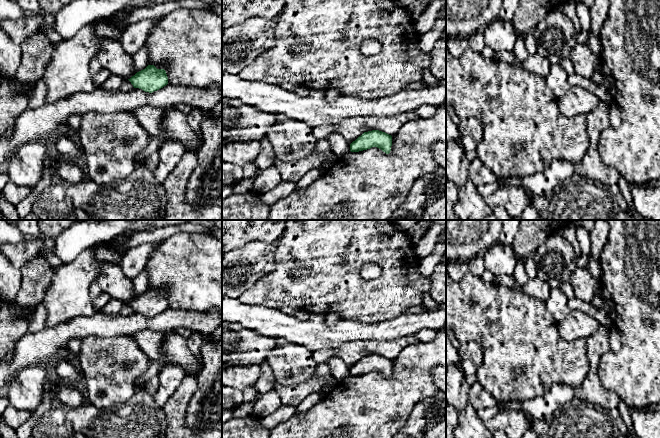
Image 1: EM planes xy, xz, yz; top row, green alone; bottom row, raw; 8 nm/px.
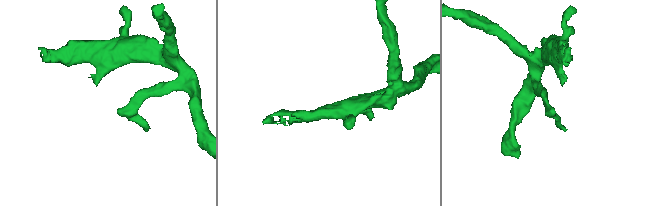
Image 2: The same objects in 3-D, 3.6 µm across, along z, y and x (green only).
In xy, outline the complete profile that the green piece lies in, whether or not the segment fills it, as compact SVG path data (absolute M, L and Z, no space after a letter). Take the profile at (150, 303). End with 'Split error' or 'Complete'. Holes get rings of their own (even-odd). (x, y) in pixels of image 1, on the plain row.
M148 289L128 303L134 312L152 317L168 308L168 301L164 293L157 293L154 289Z. Complete

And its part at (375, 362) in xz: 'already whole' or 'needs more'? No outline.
already whole

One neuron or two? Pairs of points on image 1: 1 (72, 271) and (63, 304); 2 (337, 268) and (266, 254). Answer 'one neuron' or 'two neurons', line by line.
1: one neuron
2: two neurons

